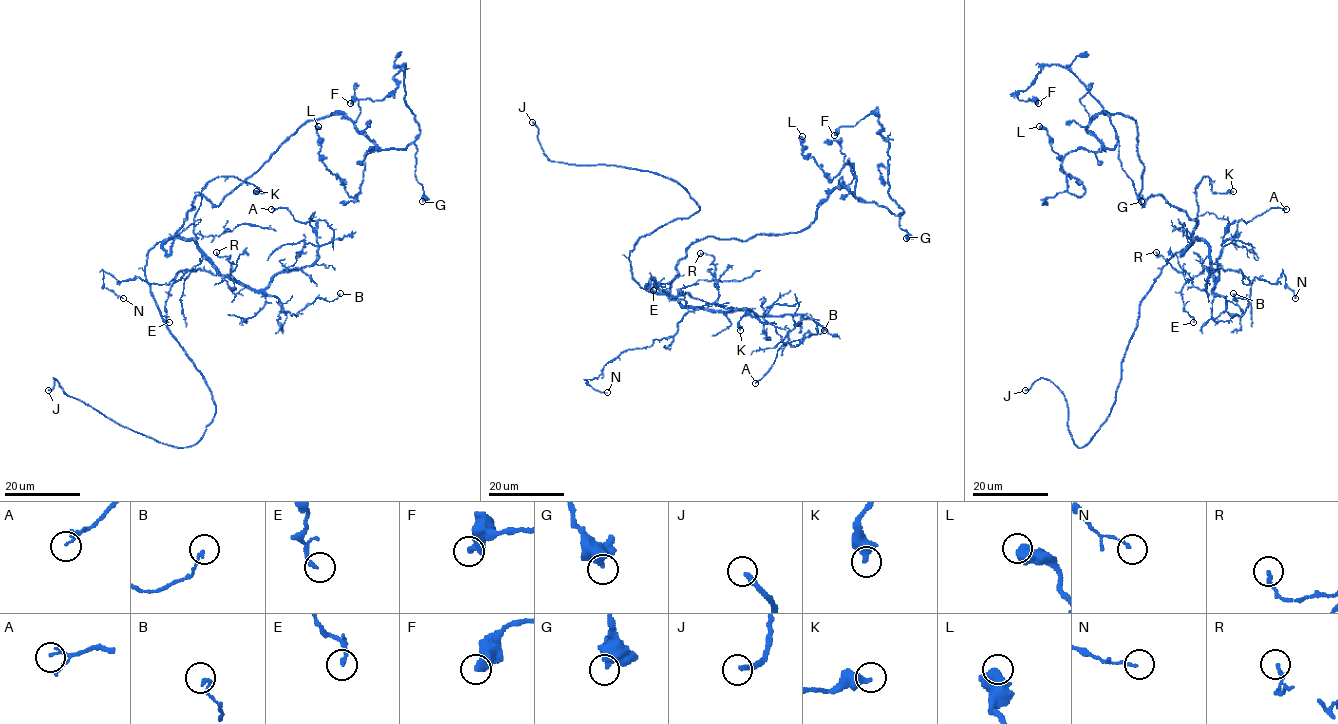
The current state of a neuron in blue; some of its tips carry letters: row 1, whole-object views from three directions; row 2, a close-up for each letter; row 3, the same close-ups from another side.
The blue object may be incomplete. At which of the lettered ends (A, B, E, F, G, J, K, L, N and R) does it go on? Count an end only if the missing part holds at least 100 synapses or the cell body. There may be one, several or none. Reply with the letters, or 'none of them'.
J

